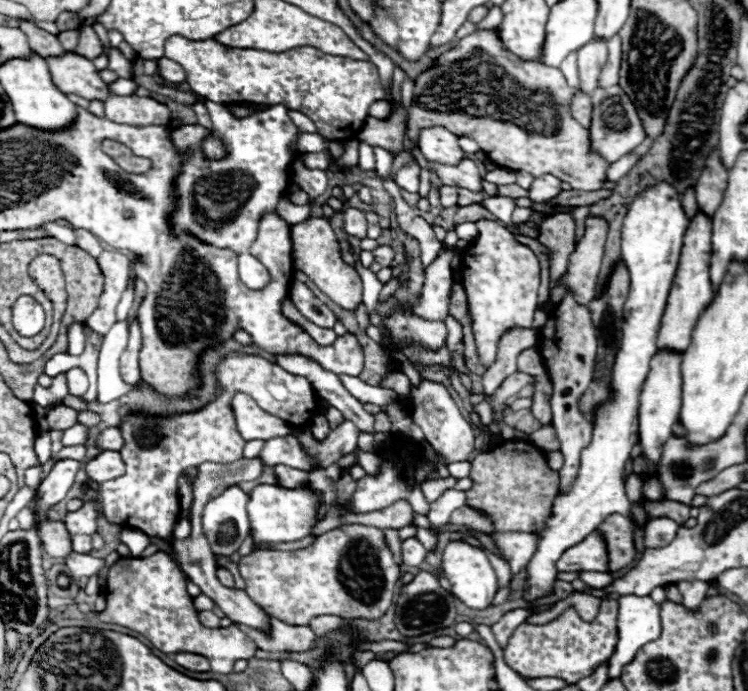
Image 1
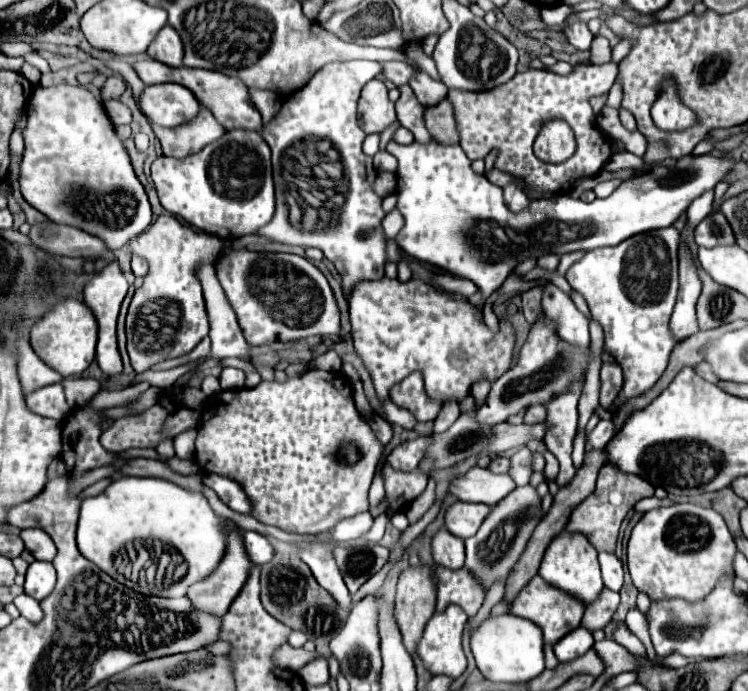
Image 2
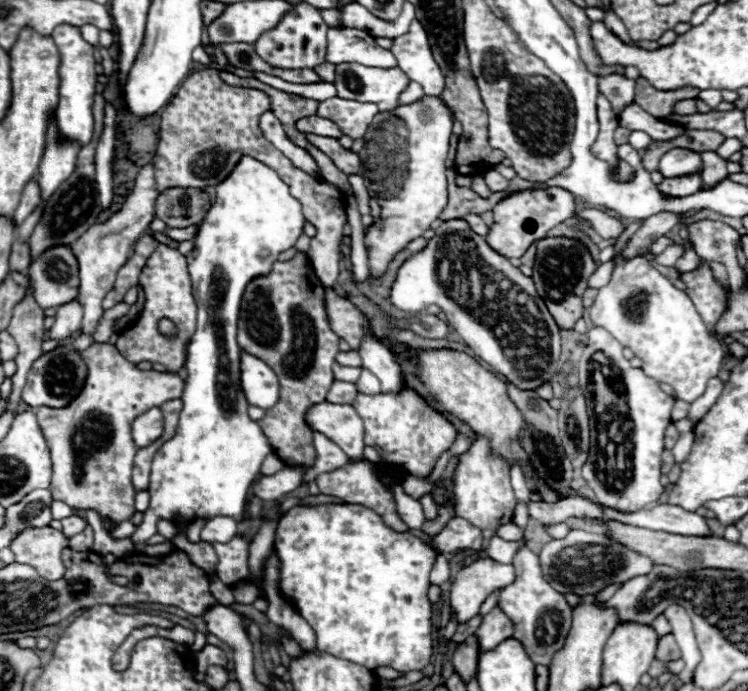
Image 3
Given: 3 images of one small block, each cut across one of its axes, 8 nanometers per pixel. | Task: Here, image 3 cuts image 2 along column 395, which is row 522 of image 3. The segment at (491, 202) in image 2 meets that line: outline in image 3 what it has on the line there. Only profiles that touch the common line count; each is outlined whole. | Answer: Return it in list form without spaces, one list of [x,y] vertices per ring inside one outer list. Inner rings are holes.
[[[244,156],[232,170],[232,174],[222,182],[222,186],[216,186],[216,204],[212,204],[210,212],[202,218],[198,234],[194,238],[194,250],[188,254],[188,272],[192,278],[194,298],[206,314],[198,320],[198,330],[188,344],[188,380],[180,398],[184,402],[184,408],[180,412],[178,430],[174,438],[166,442],[152,460],[148,490],[150,508],[144,514],[142,524],[130,536],[134,552],[144,552],[148,546],[146,542],[156,534],[158,518],[172,520],[174,512],[180,512],[188,520],[196,520],[200,516],[234,516],[240,522],[244,518],[246,492],[260,476],[260,464],[268,454],[272,454],[272,446],[262,428],[250,420],[248,402],[240,388],[242,350],[236,342],[240,302],[250,280],[268,276],[272,272],[272,264],[278,260],[278,254],[296,244],[296,240],[304,232],[304,222],[306,218],[302,214],[302,204],[290,194],[288,186],[278,178],[276,172],[256,158]]]

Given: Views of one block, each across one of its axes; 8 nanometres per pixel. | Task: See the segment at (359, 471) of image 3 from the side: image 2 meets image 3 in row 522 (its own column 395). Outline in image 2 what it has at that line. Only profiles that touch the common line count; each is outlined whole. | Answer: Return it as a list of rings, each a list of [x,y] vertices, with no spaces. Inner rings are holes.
[[[418,372],[410,374],[406,380],[396,384],[390,394],[392,394],[394,402],[398,402],[398,406],[404,406],[404,408],[426,408],[426,422],[434,420],[438,416],[440,408],[442,408],[442,404],[432,402],[426,396],[426,390],[424,390],[424,384],[422,384],[422,376]]]

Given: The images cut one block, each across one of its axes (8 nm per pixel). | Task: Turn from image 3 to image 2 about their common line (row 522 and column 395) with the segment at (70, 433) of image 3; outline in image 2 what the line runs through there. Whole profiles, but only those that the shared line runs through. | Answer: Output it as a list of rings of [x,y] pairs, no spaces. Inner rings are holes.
[[[370,80],[358,98],[358,116],[366,134],[380,134],[396,122],[394,104],[388,100],[388,90],[382,80]]]

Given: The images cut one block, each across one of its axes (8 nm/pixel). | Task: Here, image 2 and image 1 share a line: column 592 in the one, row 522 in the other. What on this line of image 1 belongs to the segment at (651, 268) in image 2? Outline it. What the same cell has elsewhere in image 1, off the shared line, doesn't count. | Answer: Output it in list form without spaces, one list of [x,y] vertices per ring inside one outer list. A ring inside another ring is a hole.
[[[258,484],[250,492],[250,532],[254,534],[254,548],[260,544],[286,544],[298,542],[310,534],[318,524],[318,510],[322,492],[314,492],[308,486],[284,488],[274,484]]]

